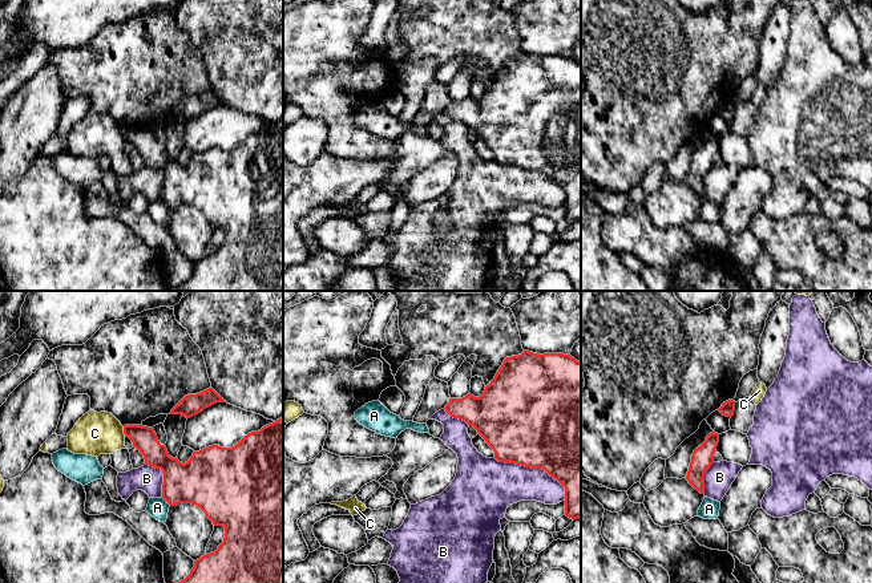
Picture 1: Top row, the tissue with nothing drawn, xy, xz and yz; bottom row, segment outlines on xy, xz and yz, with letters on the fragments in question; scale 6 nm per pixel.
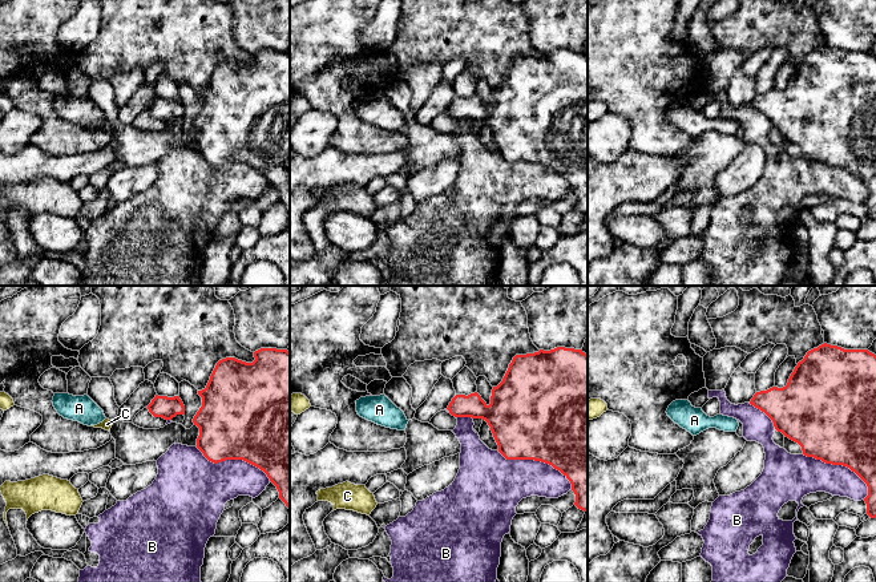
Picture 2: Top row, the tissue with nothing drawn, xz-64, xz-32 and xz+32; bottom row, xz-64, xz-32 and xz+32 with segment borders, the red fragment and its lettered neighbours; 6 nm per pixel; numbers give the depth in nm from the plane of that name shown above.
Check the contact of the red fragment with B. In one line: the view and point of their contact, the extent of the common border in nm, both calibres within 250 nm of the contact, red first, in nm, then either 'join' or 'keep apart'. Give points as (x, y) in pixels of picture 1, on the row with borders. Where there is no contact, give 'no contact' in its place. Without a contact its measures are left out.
contact xz (535, 468); length 500 nm; calibres 500 and 280 nm; keep apart

